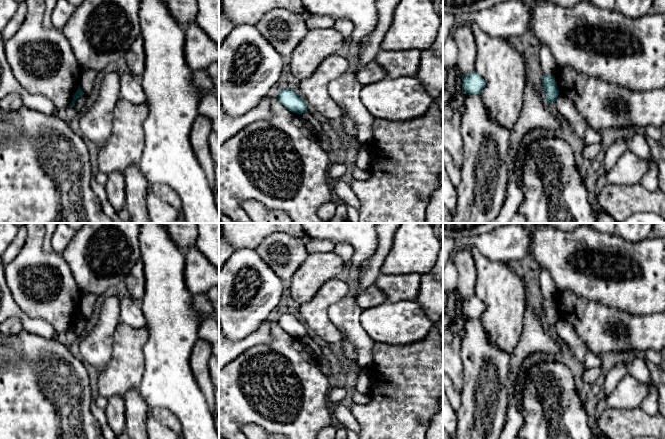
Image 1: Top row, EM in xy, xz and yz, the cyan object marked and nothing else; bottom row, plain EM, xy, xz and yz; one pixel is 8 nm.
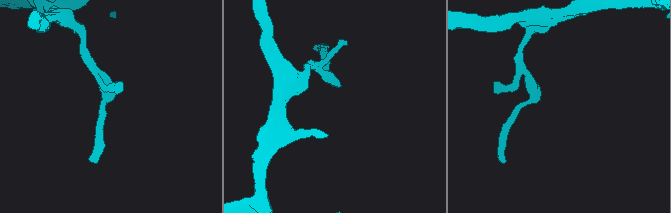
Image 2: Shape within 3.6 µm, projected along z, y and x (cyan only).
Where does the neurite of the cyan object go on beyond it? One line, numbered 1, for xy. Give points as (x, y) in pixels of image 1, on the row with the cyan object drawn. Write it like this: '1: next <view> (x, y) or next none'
1: next none

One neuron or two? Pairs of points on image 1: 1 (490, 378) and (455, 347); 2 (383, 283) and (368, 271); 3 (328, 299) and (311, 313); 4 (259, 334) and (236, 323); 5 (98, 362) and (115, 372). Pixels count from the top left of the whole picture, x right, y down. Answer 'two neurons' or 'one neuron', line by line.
1: two neurons
2: two neurons
3: one neuron
4: two neurons
5: two neurons

